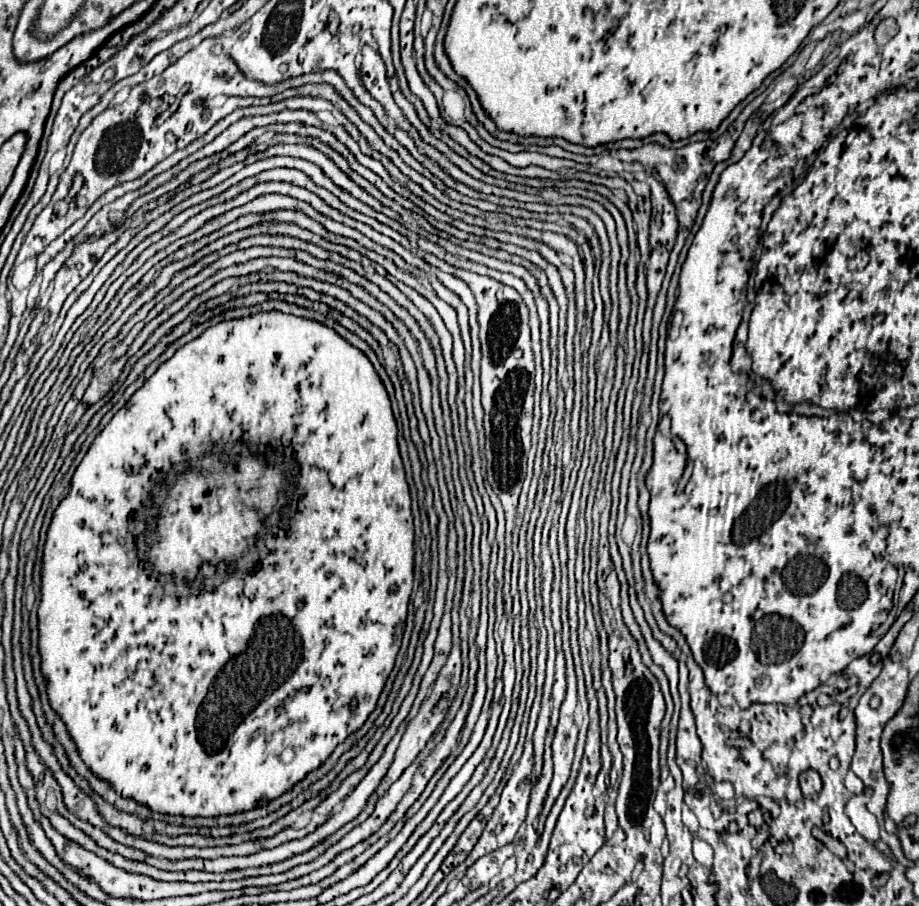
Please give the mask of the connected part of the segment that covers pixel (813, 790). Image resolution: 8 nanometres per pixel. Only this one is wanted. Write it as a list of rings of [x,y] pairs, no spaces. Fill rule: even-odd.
[[[805,770],[799,776],[799,786],[801,786],[803,796],[817,794],[821,790],[821,776],[815,770]]]

